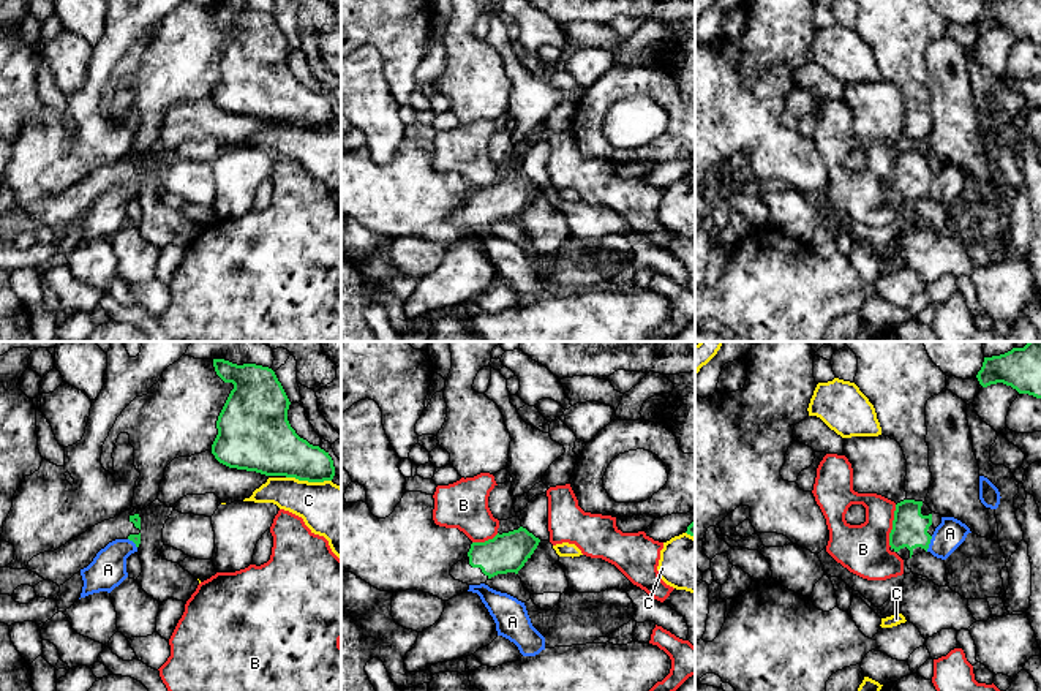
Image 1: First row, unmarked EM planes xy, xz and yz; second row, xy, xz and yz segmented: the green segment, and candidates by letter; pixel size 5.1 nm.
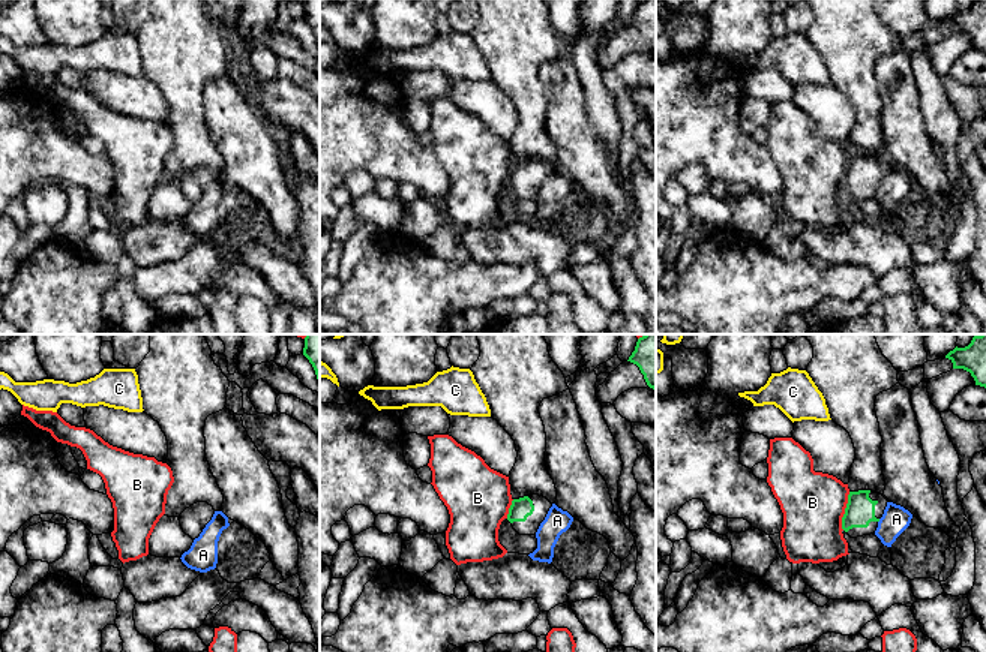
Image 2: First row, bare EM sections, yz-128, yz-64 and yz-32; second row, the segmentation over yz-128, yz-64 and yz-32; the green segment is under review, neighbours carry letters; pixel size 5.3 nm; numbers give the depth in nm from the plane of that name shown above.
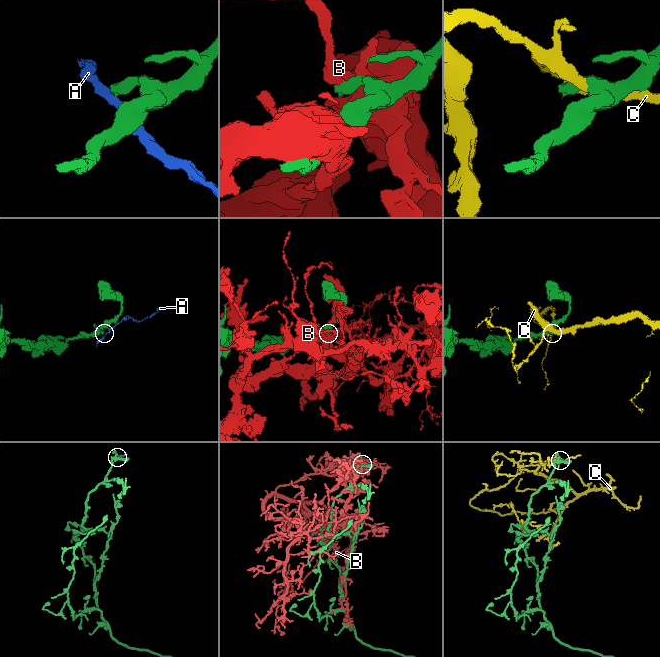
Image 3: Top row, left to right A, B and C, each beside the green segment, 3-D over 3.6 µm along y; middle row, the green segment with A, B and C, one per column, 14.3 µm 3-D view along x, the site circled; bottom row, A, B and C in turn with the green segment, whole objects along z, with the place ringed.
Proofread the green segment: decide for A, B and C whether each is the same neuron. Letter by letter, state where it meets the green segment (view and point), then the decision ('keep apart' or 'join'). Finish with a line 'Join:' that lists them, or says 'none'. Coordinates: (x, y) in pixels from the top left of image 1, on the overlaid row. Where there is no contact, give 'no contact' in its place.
A: yz (929, 543) | keep apart
B: yz (893, 525) | keep apart
C: xy (308, 481) | keep apart
Join: none

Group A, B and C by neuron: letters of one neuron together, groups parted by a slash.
A / B / C

